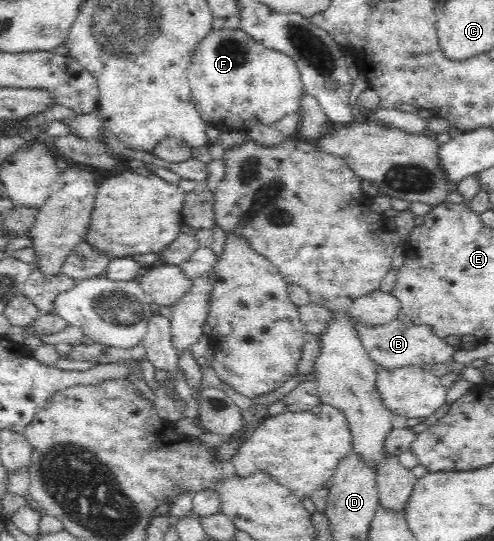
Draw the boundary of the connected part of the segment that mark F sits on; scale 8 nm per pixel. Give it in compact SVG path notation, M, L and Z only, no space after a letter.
M241 28L210 32L191 54L187 75L194 108L207 124L222 132L248 132L258 124L274 124L288 114L299 113L305 92L295 60L266 48Z

